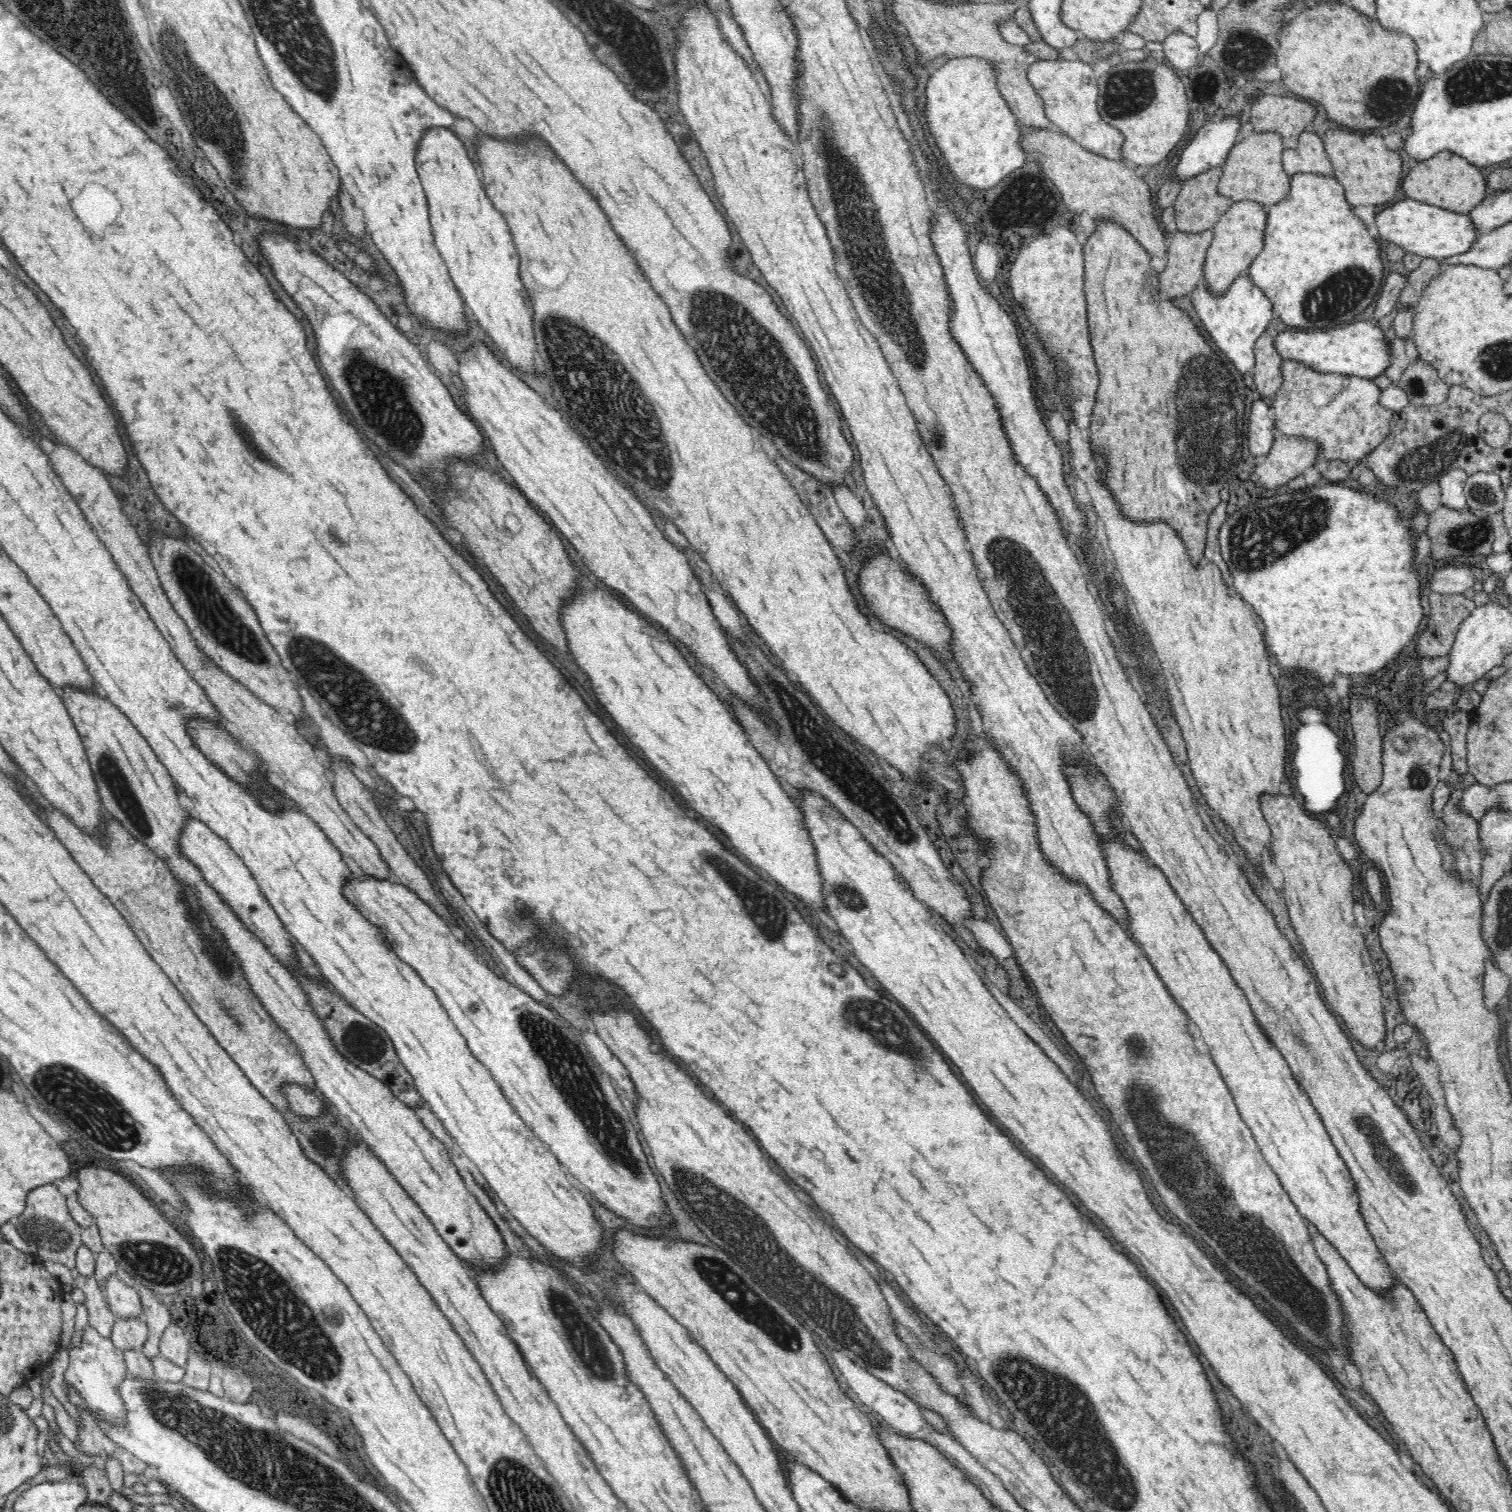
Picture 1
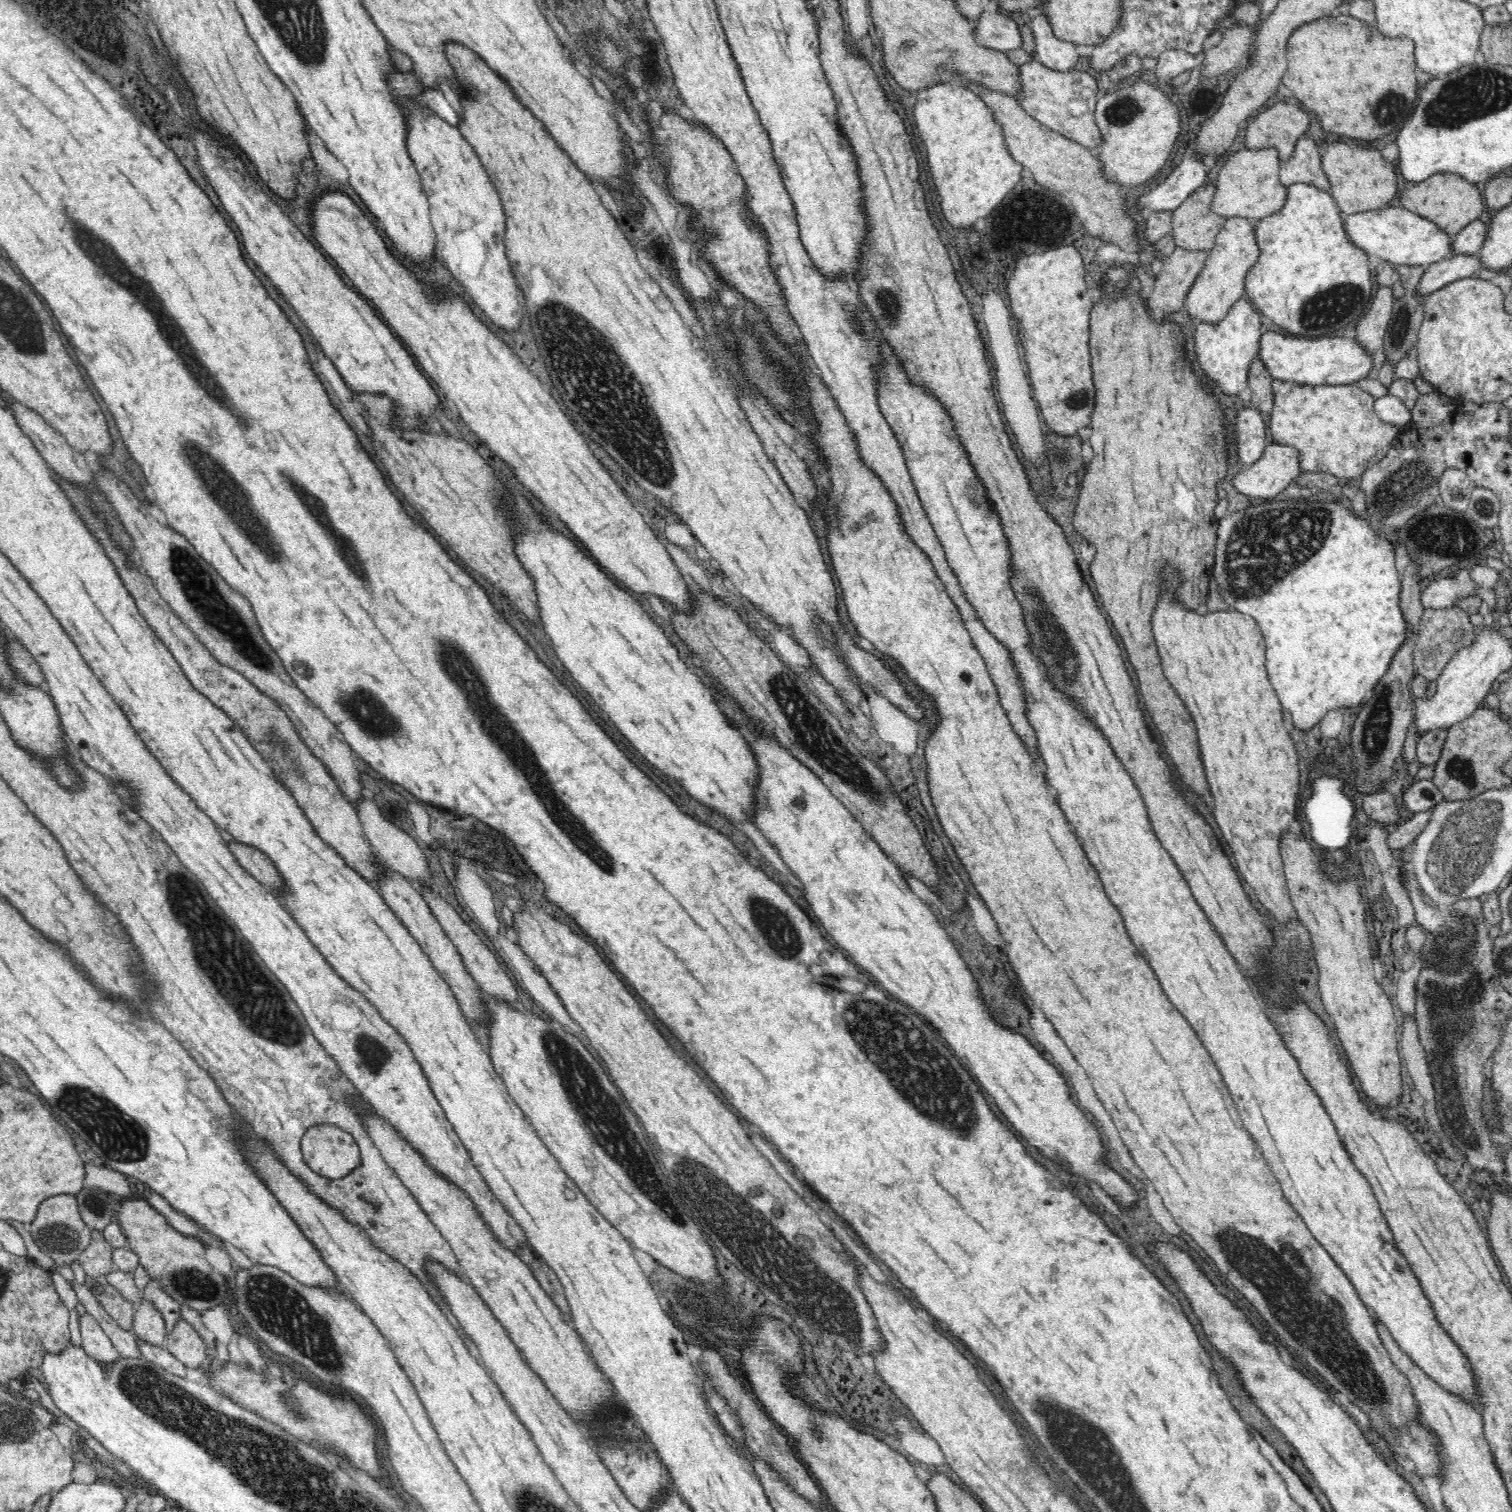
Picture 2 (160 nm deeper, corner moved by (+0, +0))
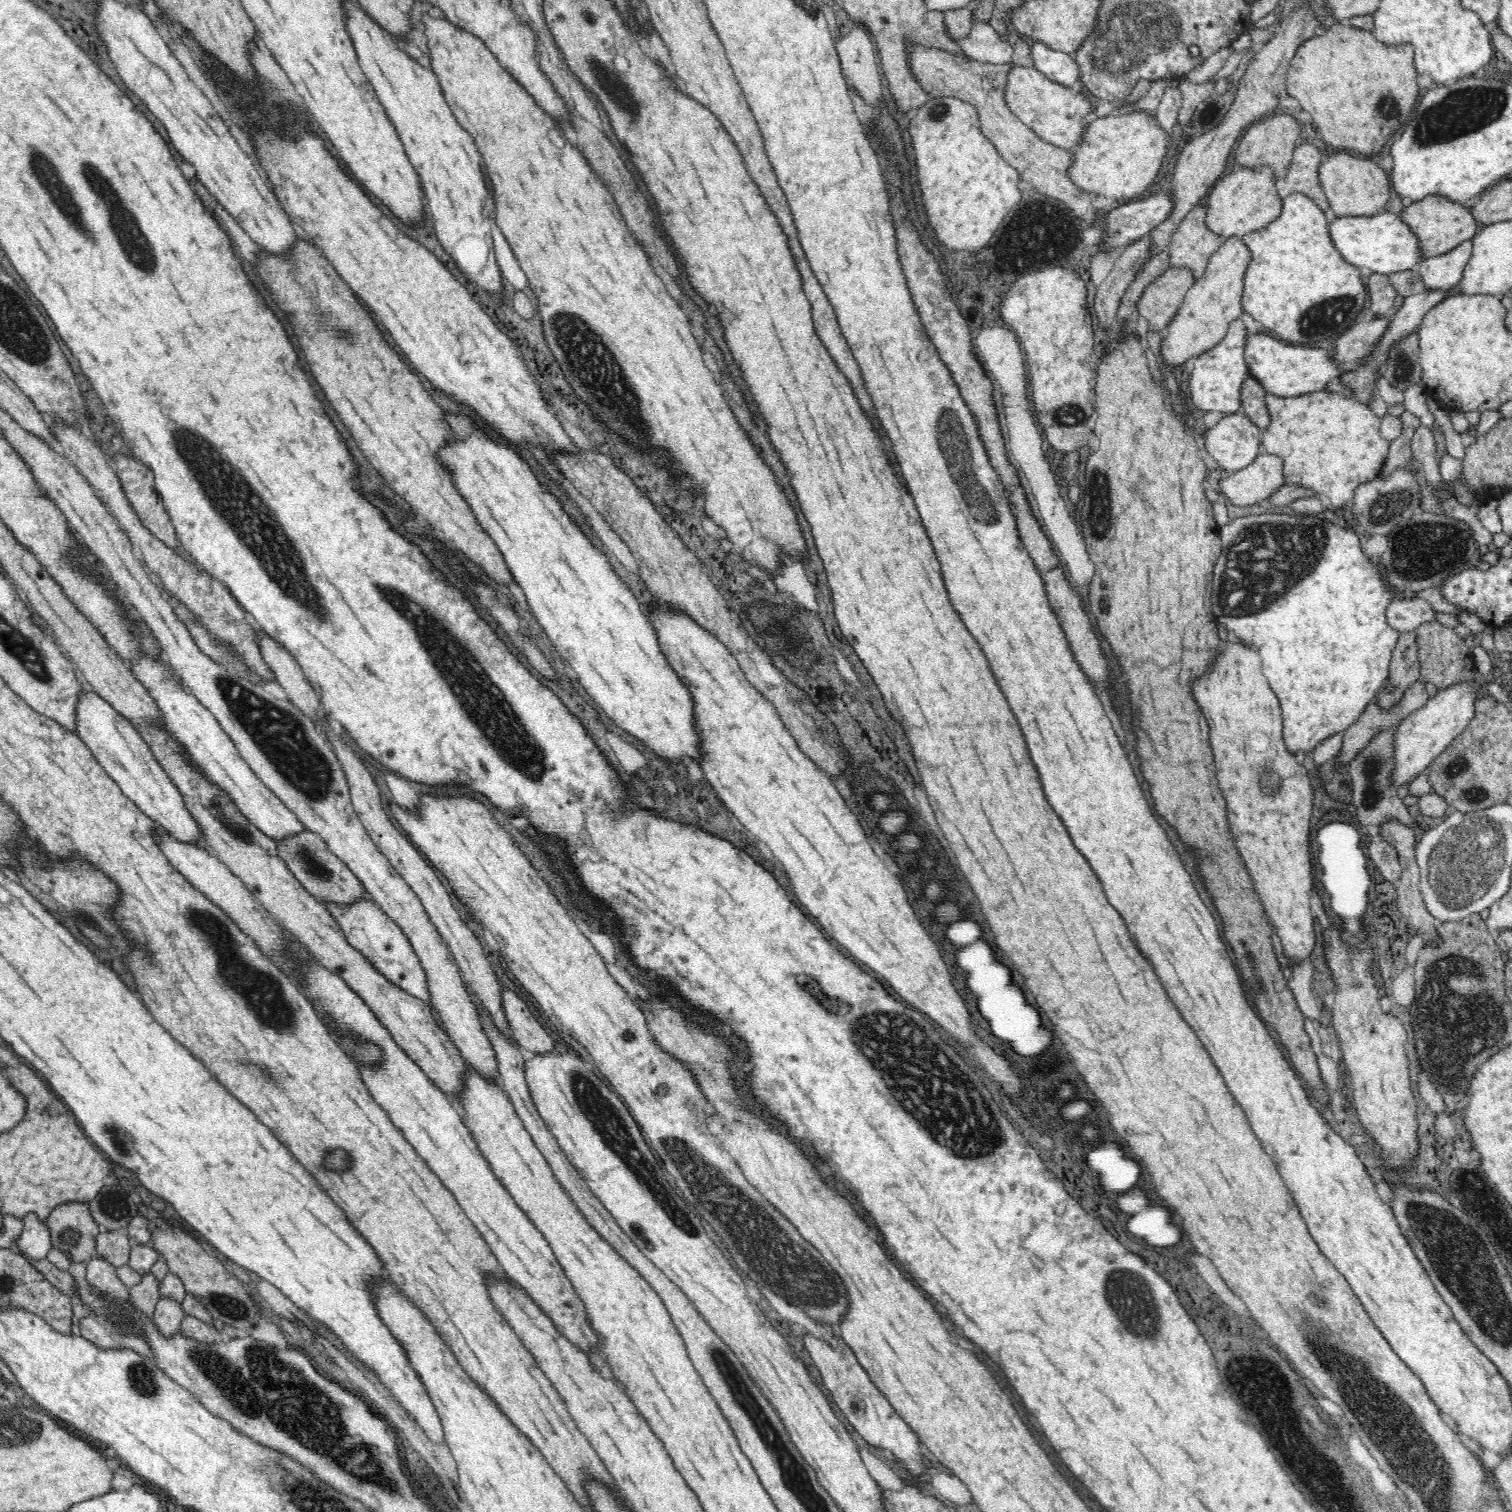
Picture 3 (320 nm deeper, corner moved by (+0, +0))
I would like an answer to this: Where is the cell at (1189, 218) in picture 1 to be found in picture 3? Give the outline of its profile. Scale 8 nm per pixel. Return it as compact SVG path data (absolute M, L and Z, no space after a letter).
M1197 203L1180 220L1169 238L1169 266L1188 266L1194 270L1195 278L1204 274L1212 254L1224 242L1205 222L1206 206Z

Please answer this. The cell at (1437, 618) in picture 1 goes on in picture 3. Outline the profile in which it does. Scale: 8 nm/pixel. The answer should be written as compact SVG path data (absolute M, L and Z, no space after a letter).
M1437 618L1426 622L1416 630L1416 642L1418 647L1418 661L1420 662L1421 680L1432 682L1440 691L1442 687L1456 682L1456 678L1470 676L1468 666L1472 665L1470 649L1465 640L1456 634L1454 629L1438 623Z

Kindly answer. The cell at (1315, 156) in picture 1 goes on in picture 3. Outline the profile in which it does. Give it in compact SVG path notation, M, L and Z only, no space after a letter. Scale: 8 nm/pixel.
M1299 142L1289 164L1288 173L1277 181L1276 186L1282 199L1293 192L1303 192L1308 195L1308 198L1314 199L1326 212L1328 220L1331 220L1335 214L1319 180L1320 155L1316 145Z

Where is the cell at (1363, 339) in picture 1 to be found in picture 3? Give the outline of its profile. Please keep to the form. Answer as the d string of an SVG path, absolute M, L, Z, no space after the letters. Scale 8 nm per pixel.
M1263 333L1248 336L1244 358L1250 375L1254 375L1262 383L1267 394L1298 397L1306 392L1326 390L1326 384L1340 374L1336 368L1336 360L1322 348L1304 348L1304 346L1286 346L1282 341L1272 340Z

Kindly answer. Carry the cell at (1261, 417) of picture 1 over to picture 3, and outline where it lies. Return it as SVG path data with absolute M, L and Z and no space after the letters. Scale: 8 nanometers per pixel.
M1238 413L1225 415L1204 434L1204 448L1226 473L1252 464L1262 452L1261 442L1262 430Z

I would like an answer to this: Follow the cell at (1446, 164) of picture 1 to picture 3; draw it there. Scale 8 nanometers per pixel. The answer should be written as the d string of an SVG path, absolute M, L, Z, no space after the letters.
M1442 193L1428 194L1422 199L1404 204L1400 217L1418 235L1423 252L1425 252L1425 261L1452 251L1453 248L1460 246L1465 239L1474 240L1478 228L1472 213L1469 211L1470 204L1471 202L1466 204L1454 201Z

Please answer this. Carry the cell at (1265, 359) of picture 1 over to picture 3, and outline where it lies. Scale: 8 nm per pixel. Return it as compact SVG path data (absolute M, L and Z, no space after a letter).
M1249 375L1244 379L1241 392L1241 405L1244 408L1244 414L1262 432L1265 431L1271 418L1266 404L1267 392L1264 390L1262 383L1254 375Z

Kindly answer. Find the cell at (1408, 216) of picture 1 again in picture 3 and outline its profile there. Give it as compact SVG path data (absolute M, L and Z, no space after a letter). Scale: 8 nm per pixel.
M1386 210L1375 215L1358 217L1334 216L1330 220L1330 233L1336 250L1348 260L1348 263L1359 268L1364 266L1373 273L1391 275L1395 272L1415 269L1425 261L1425 252L1423 252L1418 235L1400 216Z

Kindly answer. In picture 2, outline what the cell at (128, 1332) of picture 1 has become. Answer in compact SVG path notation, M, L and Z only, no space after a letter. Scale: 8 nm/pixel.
M142 1302L135 1308L130 1330L137 1339L142 1339L153 1346L165 1347L166 1323L162 1313L152 1302Z

